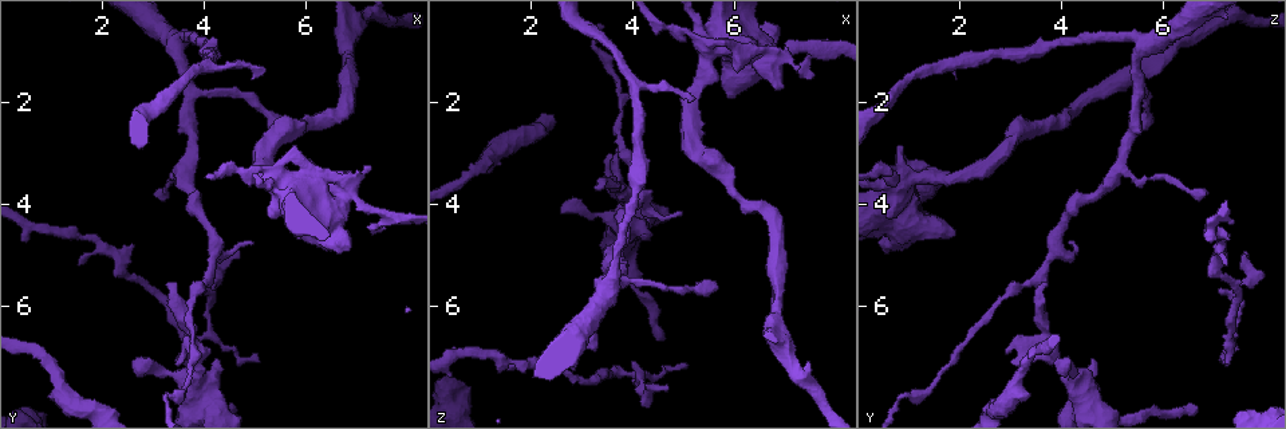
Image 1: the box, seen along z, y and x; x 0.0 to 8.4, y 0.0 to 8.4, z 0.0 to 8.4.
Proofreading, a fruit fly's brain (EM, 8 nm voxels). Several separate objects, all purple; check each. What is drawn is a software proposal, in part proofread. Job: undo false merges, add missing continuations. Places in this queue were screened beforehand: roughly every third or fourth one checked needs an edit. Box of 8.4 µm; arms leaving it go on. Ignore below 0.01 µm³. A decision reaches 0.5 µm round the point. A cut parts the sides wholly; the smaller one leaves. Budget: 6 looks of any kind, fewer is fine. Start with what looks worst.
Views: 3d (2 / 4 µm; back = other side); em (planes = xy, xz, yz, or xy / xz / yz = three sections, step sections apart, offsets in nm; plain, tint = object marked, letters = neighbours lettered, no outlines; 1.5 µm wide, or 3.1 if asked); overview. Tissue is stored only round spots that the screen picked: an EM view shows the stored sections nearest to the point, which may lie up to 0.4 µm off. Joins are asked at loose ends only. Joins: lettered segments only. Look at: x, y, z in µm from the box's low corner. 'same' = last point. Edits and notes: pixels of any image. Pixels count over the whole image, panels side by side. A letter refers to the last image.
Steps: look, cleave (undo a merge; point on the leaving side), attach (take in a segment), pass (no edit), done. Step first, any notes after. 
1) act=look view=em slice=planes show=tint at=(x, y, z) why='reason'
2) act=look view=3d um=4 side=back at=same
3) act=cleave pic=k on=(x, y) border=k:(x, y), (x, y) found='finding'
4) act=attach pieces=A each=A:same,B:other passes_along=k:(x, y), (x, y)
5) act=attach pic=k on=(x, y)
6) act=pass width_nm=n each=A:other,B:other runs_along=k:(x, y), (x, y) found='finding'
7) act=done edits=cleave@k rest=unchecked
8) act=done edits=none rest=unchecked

act=look view=em slice=planes show=letters at=(4.30, 7.05, 4.70) why='thick end'

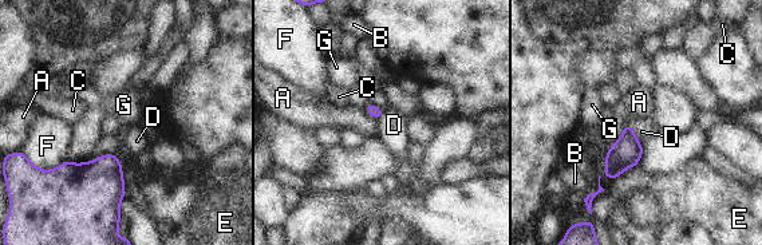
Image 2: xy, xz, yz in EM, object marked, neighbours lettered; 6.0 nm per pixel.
act=pass each=A:other,B:other,C:other,D:other,E:other,F:other,G:other border=2:(628, 122), (642, 145) found='no lettered segment goes on from it'

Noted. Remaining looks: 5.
act=look view=3d um=4 at=(3.20, 5.60, 3.70) why='an open end'

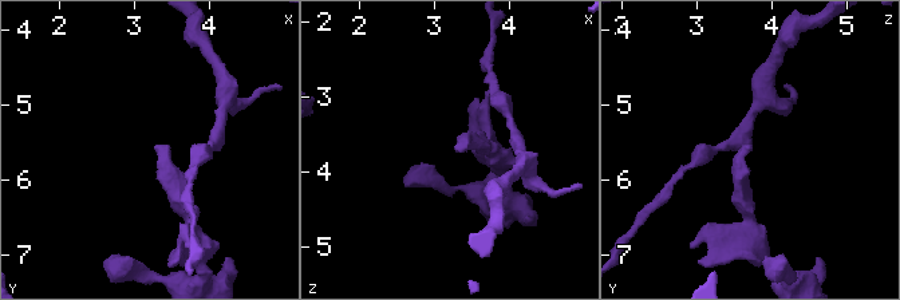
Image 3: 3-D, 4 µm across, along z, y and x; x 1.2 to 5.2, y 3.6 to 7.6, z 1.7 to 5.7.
act=look view=em slice=planes show=letters at=(3.25, 5.60, 3.70)

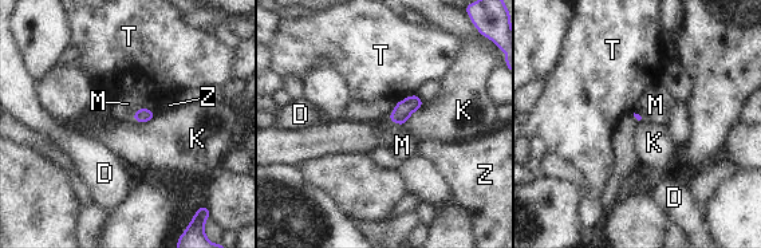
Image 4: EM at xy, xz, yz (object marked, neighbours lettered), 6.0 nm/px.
act=attach pieces=M each=D:other,K:other,M:same,T:other,Z:other passes_along=4:(144, 115), (142, 107), (127, 103) found='it goes on there'

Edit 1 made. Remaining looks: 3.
act=look view=overview

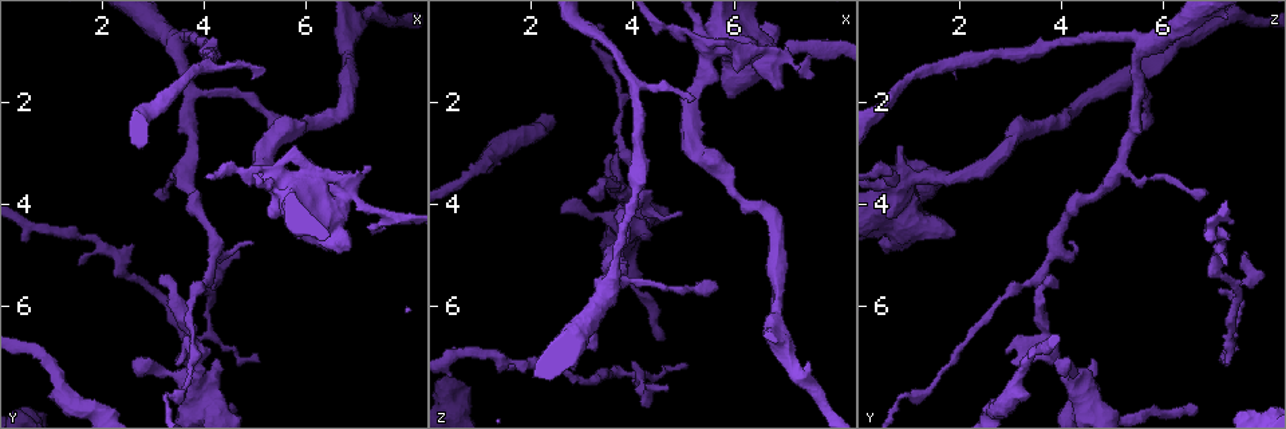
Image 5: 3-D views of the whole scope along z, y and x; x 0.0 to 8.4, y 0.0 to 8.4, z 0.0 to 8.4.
act=look view=em um=3.1 slice=yz step=8 show=tint at=(5.55, 3.35, 0.90) why='four-way junction'

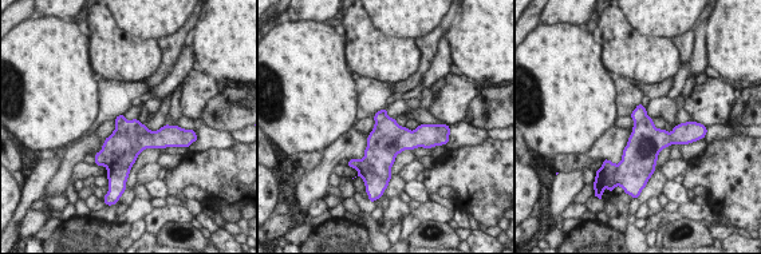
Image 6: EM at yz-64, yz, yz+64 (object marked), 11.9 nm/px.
act=look view=em um=3.1 slice=planes show=letters at=same why='another direction'

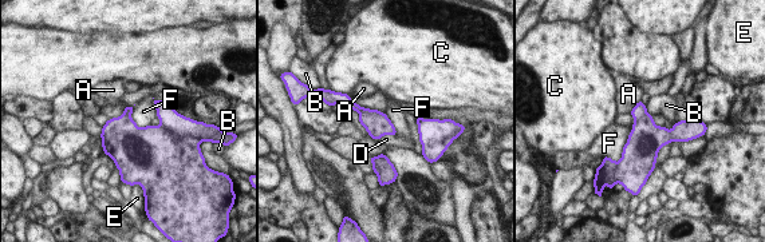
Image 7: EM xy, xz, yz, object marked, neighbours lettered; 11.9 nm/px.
act=cleave pic=7 on=(181, 126) longest_contact=F:550nm each=A:other,B:other,C:other,D:other,E:other,F:other border=7:(160, 125), (174, 135) found='two cells meet here'

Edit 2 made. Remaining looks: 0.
act=done edits=attach@4,cleave@7 rest=unchecked

